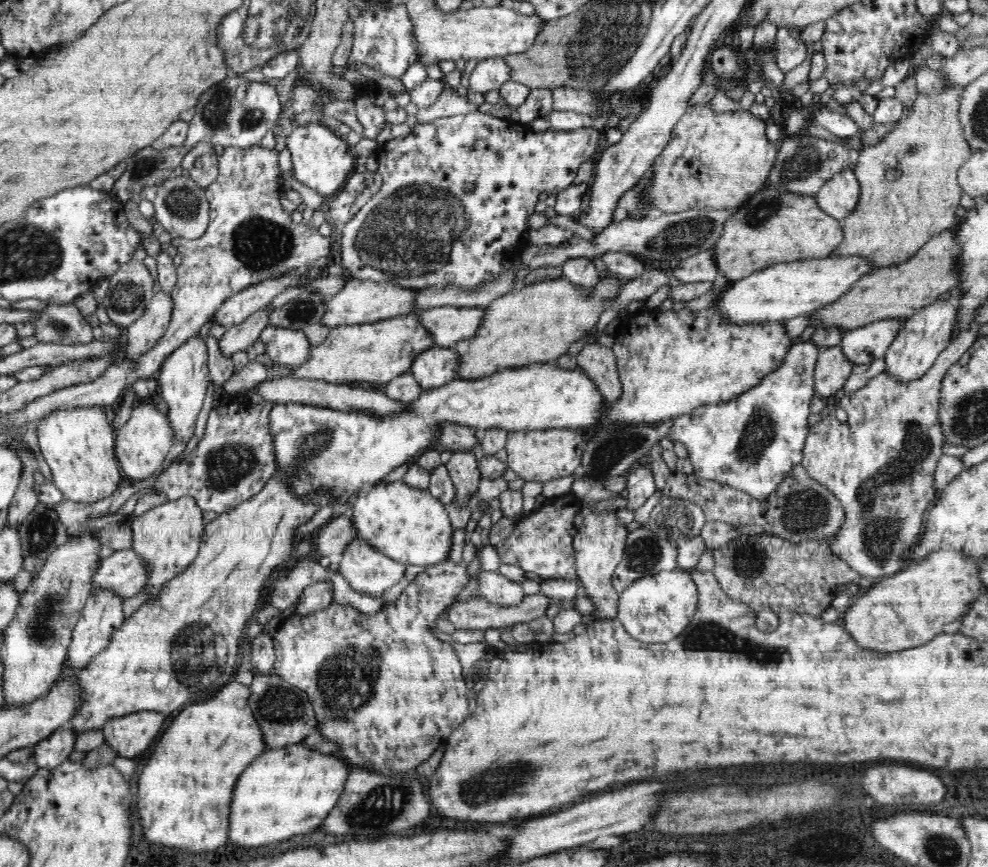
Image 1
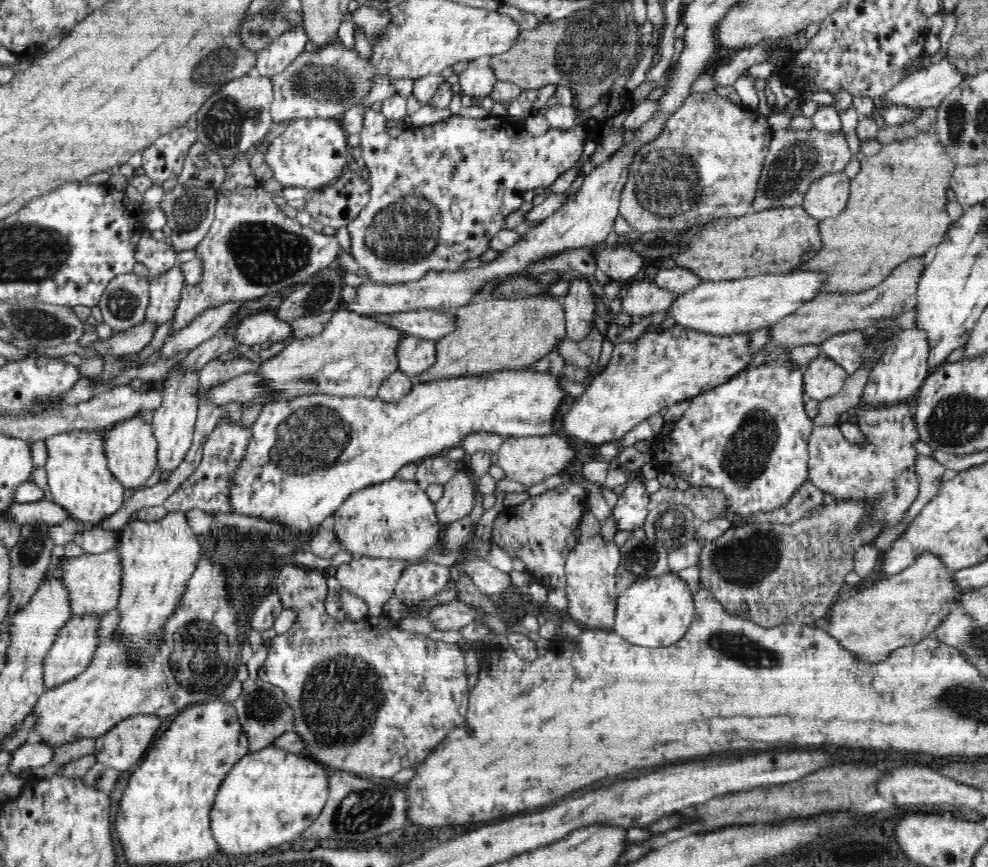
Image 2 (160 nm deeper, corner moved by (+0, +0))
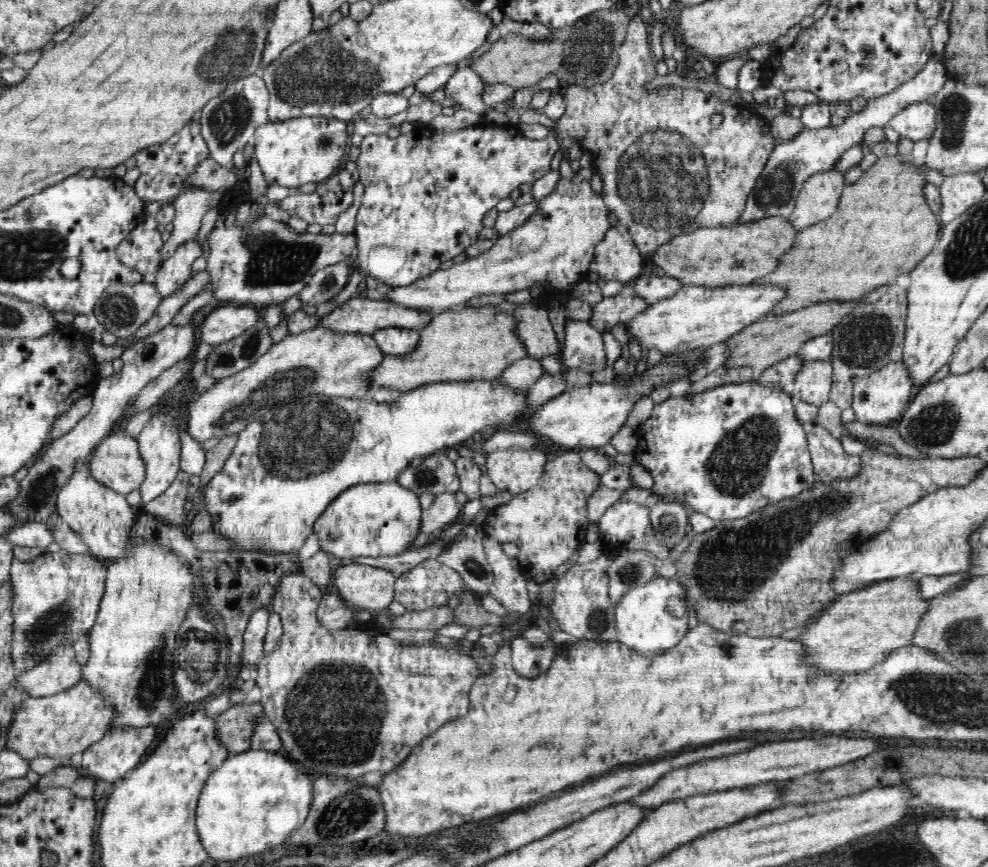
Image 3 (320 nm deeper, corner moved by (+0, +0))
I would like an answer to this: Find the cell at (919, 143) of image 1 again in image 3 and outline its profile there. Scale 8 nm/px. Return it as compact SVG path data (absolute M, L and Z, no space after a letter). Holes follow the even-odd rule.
M912 155L878 157L878 160L866 172L863 172L862 176L856 182L843 188L837 209L833 215L824 221L818 222L818 224L808 226L808 228L796 233L790 252L784 253L779 258L776 270L767 274L766 277L760 277L757 281L753 282L754 285L772 284L772 286L786 288L786 298L782 300L782 304L778 304L773 309L774 312L769 317L780 316L793 312L794 310L801 310L808 306L821 304L822 302L856 302L864 292L870 292L870 290L875 290L878 286L885 284L890 285L892 282L895 282L900 274L906 274L906 272L914 270L914 267L937 245L942 224L940 224L939 217L934 214L926 203L926 199L922 194L922 188L928 182L924 179L924 175L922 175L922 169L916 172L916 168L912 164L912 159Z

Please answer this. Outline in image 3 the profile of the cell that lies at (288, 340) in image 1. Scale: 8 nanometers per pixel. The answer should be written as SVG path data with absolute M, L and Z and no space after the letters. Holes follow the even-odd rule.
M222 306L212 310L198 328L198 340L209 345L226 344L262 320L260 310Z

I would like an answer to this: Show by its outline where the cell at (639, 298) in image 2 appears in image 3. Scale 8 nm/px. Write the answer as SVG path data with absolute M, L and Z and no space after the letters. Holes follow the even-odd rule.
M626 286L616 296L603 297L595 307L592 306L592 318L587 324L604 334L604 332L610 332L619 323L625 324L630 321L649 306L649 303L636 296L634 288Z

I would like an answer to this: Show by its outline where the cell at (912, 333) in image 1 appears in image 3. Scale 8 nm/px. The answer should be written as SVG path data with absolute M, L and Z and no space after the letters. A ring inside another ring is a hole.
M903 360L890 362L890 364L882 366L880 370L858 378L853 384L853 401L851 404L854 415L856 415L856 421L862 424L886 425L893 419L902 416L910 402L912 385L914 384L909 377L909 370Z

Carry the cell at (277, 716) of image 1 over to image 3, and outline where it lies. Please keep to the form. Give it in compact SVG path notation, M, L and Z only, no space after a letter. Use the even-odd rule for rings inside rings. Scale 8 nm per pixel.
M259 701L232 705L215 716L217 740L227 748L230 755L250 749L253 724L258 717L265 718Z

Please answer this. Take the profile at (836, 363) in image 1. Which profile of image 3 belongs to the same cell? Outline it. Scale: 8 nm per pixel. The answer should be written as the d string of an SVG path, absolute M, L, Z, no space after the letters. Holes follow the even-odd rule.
M829 360L806 361L795 376L791 395L819 407L829 400L832 377L833 366Z

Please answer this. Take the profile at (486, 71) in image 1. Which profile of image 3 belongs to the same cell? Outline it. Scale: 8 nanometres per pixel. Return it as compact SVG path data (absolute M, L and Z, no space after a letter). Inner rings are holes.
M459 65L445 86L445 96L461 104L462 108L468 108L481 116L488 112L482 100L486 83L469 66Z

